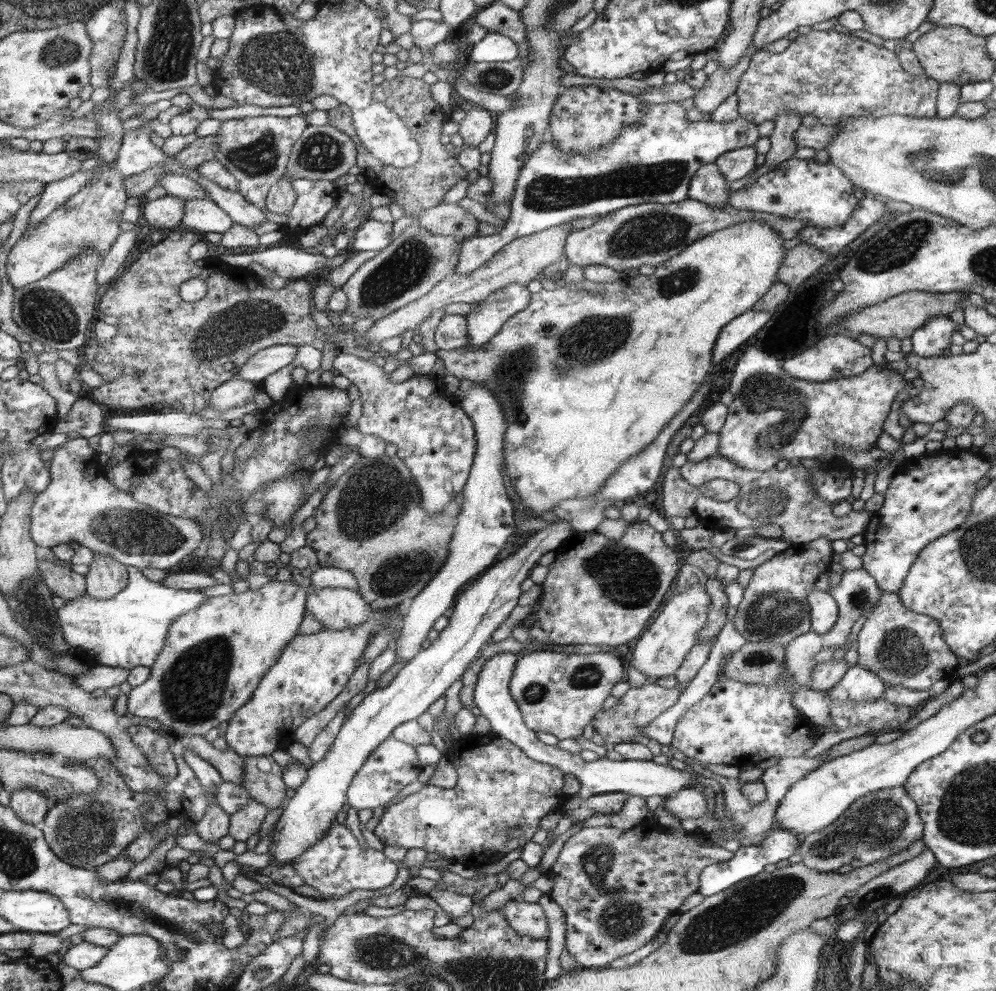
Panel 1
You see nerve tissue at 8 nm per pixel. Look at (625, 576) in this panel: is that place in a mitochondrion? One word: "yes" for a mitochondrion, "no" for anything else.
yes

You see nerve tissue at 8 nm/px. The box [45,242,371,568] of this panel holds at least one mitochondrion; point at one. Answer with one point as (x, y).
(137, 531)

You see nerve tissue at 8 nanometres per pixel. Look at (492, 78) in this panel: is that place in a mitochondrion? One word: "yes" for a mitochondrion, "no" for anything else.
yes

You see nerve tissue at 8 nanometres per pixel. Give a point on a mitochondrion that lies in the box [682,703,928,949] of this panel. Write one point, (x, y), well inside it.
(878, 823)

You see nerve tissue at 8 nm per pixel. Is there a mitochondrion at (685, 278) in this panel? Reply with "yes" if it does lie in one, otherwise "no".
yes

